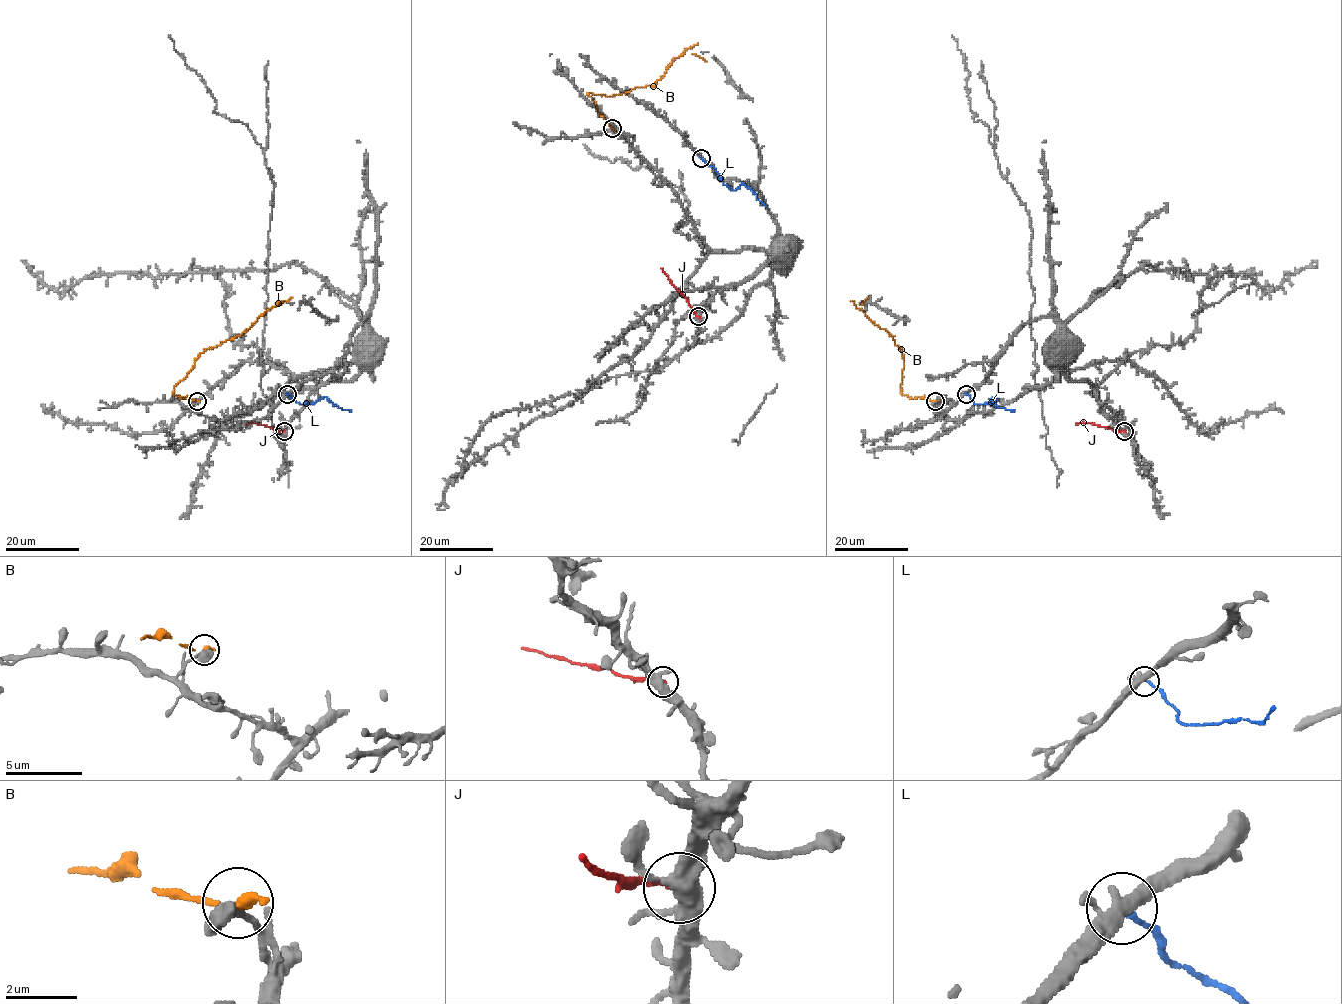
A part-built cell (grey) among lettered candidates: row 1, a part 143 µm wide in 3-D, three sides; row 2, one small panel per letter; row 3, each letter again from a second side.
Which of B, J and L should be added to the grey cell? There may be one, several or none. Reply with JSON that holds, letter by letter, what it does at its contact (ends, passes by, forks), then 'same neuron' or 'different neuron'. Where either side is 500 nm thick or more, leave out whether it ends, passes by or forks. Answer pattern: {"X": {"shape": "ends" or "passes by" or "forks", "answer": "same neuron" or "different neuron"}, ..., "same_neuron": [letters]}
{"B": {"answer": "different neuron"}, "J": {"shape": "ends", "answer": "different neuron"}, "L": {"shape": "ends", "answer": "different neuron"}, "same_neuron": []}

